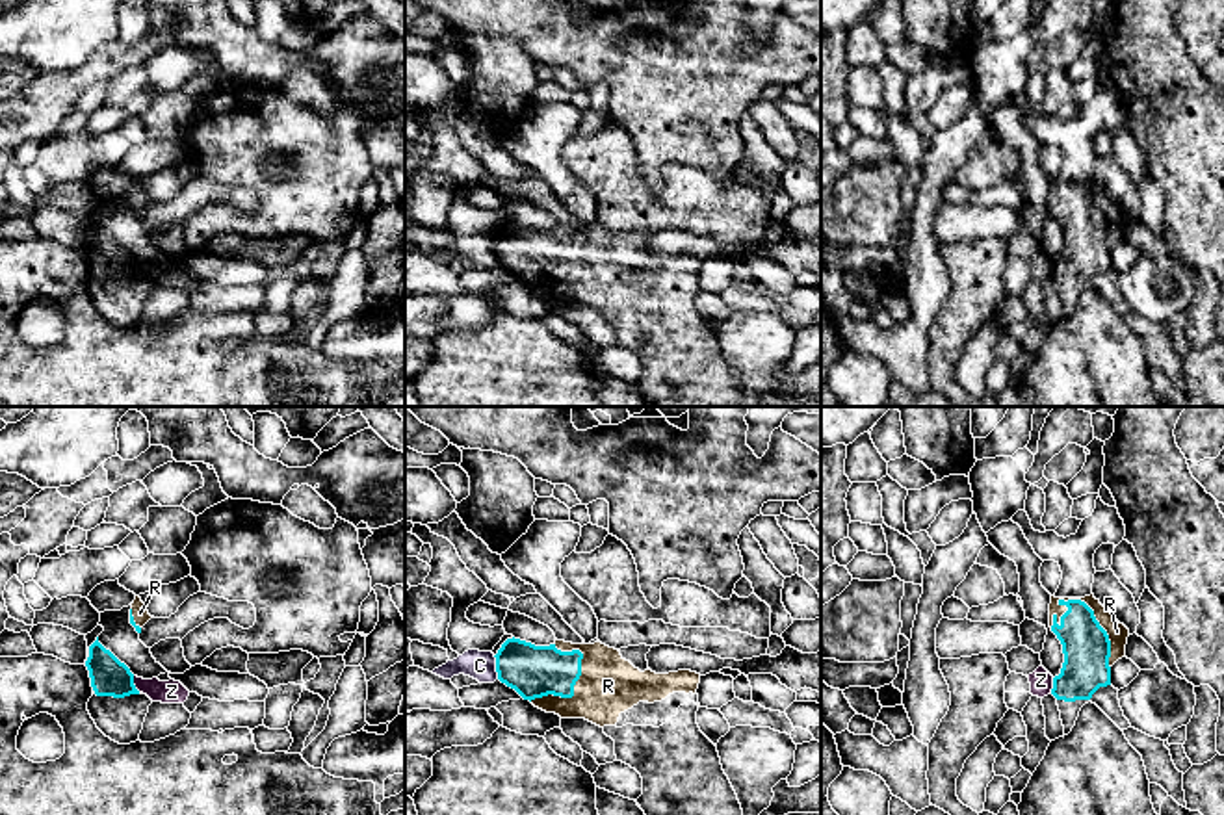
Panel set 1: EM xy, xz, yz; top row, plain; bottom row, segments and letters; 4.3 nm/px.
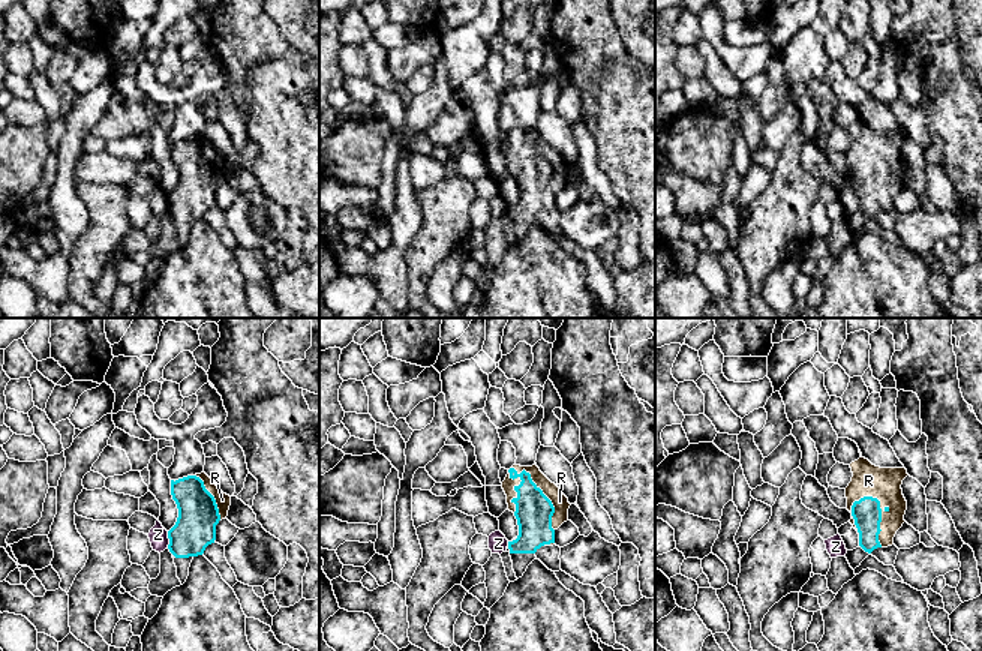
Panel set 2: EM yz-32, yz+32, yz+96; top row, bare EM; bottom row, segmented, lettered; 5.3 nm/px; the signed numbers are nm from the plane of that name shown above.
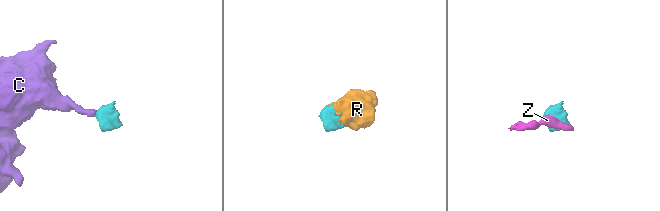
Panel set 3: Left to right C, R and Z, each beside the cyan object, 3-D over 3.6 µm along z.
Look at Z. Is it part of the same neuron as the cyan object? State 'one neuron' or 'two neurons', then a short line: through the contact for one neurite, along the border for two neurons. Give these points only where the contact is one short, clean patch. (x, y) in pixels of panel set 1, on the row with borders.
two neurons; line xy (132, 676), (132, 684), (140, 691)

